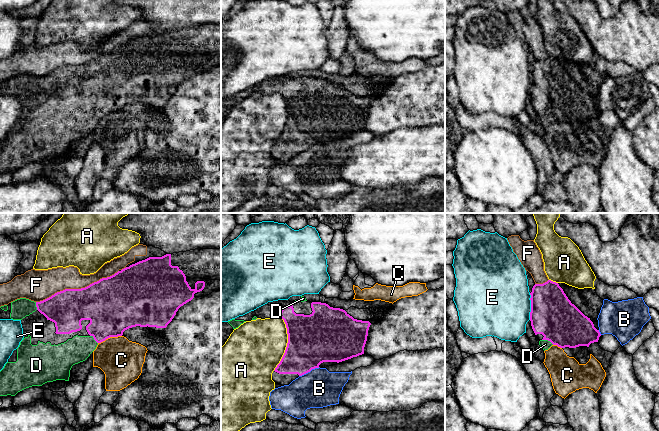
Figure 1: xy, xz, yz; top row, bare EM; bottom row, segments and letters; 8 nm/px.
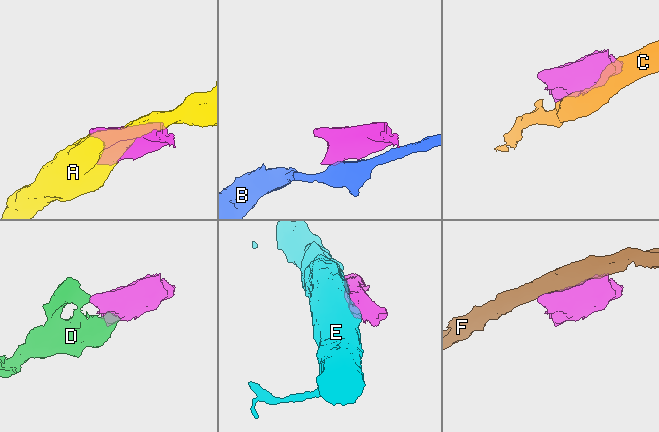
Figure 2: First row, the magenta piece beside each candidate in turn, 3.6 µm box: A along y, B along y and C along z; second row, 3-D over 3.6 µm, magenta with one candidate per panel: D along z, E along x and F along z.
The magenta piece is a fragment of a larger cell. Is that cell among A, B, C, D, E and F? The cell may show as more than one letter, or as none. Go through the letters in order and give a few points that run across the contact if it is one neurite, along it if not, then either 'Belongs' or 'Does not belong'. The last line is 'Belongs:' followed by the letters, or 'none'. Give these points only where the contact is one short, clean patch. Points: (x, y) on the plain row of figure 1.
A: Does not belong
B: Does not belong
C: Does not belong
D: Belongs
E: Does not belong
F: Does not belong
Belongs: D

